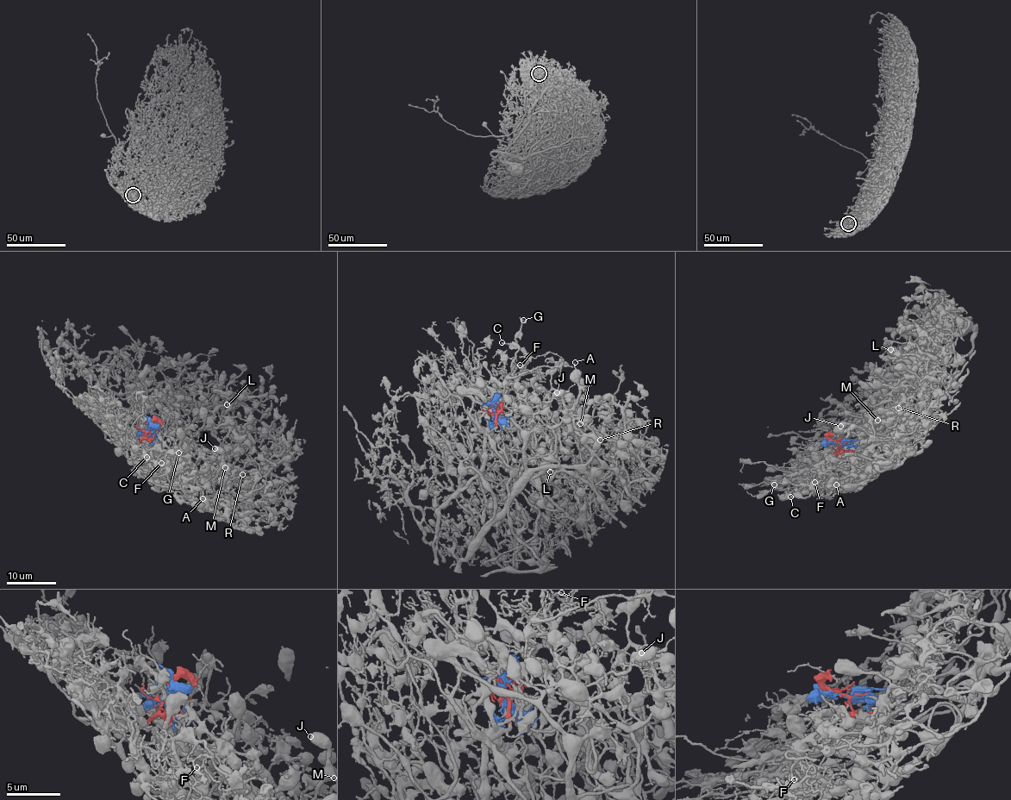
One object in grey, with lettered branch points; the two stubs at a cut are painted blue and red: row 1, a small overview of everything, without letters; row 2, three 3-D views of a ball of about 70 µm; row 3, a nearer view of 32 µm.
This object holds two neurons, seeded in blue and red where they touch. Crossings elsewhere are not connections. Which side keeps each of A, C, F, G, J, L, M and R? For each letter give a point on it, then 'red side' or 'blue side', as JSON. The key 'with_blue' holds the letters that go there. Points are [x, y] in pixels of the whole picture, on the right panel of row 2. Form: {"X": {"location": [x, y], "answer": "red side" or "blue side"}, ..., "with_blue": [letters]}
{"A": {"location": [836, 484], "answer": "blue side"}, "C": {"location": [790, 496], "answer": "red side"}, "F": {"location": [814, 482], "answer": "red side"}, "G": {"location": [774, 484], "answer": "red side"}, "J": {"location": [840, 426], "answer": "blue side"}, "L": {"location": [890, 349], "answer": "blue side"}, "M": {"location": [877, 420], "answer": "blue side"}, "R": {"location": [898, 408], "answer": "blue side"}, "with_blue": ["A", "J", "L", "M", "R"]}

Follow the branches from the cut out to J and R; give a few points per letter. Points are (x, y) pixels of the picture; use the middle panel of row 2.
J: (495, 412), (522, 424), (542, 407), (552, 421), (570, 420), (594, 440), (578, 426), (576, 403), (557, 392)
R: (495, 412), (501, 418), (523, 418), (534, 449), (545, 456), (557, 452), (562, 434), (571, 445), (600, 440)

